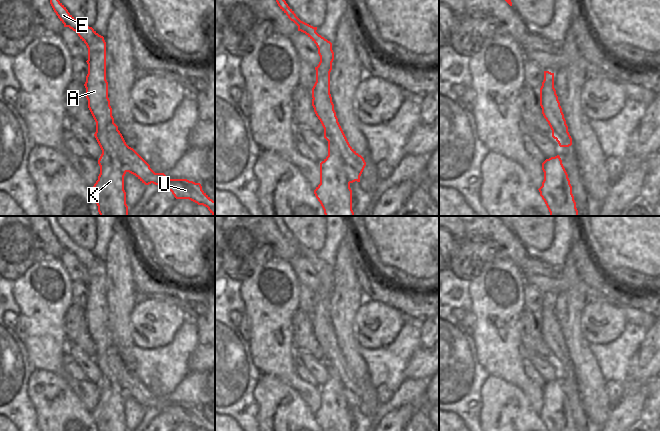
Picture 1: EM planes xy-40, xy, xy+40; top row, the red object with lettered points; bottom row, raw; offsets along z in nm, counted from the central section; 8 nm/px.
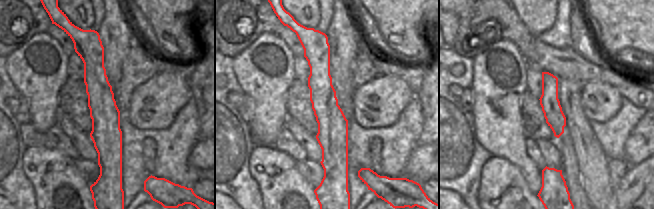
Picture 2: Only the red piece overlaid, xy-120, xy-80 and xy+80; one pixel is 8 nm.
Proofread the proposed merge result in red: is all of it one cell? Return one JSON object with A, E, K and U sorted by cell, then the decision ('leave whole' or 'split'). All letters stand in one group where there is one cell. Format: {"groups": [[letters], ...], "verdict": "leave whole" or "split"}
{"groups": [["A", "E", "K"], ["U"]], "verdict": "split"}

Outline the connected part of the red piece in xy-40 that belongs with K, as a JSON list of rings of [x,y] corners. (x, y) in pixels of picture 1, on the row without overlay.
[[[44,216],[64,248],[75,255],[88,272],[88,298],[84,308],[88,332],[96,346],[94,358],[102,378],[100,398],[91,412],[98,431],[128,431],[124,414],[126,392],[108,362],[108,350],[114,347],[106,304],[106,266],[92,251],[79,247],[58,224],[57,216]]]

